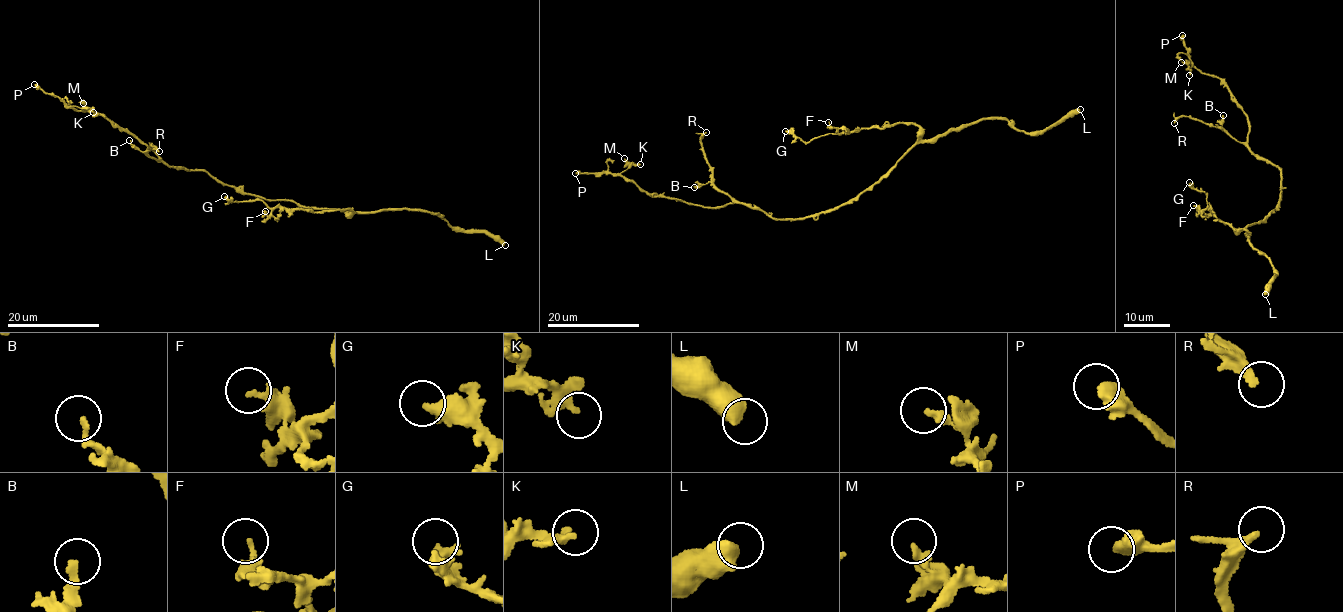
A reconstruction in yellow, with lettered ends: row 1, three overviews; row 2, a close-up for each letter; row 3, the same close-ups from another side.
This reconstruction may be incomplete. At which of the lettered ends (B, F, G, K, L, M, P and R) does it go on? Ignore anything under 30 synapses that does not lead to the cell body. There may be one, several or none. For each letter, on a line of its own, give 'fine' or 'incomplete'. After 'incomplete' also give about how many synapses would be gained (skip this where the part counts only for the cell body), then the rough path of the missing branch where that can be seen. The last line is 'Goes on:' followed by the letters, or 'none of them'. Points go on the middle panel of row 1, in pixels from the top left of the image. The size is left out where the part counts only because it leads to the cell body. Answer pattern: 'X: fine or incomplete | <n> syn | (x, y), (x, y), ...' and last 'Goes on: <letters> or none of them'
B: fine
F: fine
G: fine
K: fine
L: fine
M: fine
P: incomplete | 40 syn
R: fine
Goes on: P

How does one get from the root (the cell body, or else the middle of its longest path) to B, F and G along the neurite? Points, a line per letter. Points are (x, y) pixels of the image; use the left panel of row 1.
B: (247, 193), (217, 182), (206, 171), (165, 165), (149, 157), (129, 140)
F: (247, 193), (292, 200), (306, 207), (351, 211), (277, 207), (267, 216), (265, 211)
G: (247, 193), (266, 199), (292, 200), (306, 207), (351, 211), (269, 208), (260, 200), (231, 202), (224, 196)

